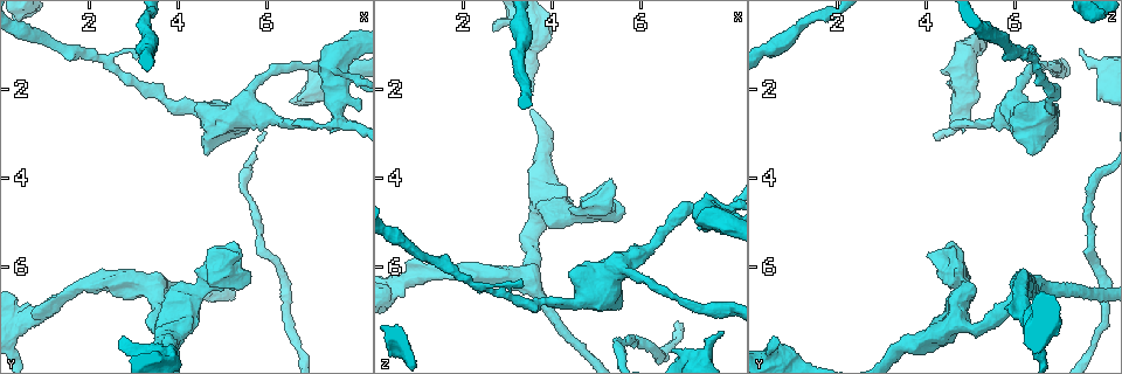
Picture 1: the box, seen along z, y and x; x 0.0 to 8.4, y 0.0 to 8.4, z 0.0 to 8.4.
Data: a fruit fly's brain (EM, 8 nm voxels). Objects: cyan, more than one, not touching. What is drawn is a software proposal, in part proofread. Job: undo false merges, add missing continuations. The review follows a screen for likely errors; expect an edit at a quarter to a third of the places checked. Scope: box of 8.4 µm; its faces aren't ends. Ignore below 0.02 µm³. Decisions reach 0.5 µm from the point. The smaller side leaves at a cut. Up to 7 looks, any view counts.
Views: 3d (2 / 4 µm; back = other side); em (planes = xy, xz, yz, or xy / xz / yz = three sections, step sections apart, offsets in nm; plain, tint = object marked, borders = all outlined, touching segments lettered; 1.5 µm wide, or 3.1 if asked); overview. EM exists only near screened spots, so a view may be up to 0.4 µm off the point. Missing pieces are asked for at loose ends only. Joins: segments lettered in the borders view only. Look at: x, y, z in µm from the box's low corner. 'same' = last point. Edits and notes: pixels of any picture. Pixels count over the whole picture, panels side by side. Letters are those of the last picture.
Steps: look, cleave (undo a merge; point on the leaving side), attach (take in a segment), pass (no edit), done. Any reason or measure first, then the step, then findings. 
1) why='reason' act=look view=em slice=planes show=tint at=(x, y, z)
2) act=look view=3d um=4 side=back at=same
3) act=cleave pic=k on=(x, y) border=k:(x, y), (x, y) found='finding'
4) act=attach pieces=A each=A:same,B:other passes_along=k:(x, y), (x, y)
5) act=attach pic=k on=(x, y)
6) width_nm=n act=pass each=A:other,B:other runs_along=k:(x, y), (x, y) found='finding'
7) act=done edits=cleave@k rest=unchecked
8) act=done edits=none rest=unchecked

why='calibre changes' act=look view=em slice=planes show=tint at=(4.65, 6.45, 4.85)

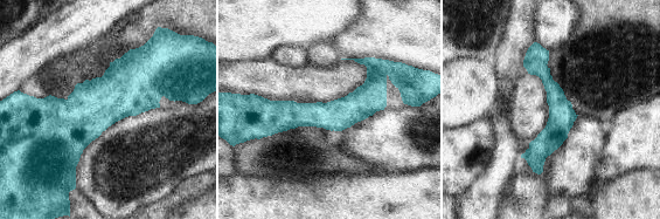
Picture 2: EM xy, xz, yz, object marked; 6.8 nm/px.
why='what lies round it' act=look view=em slice=planes show=borders at=same

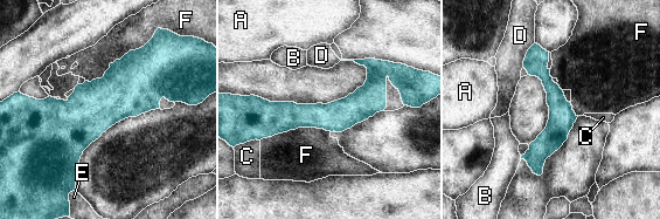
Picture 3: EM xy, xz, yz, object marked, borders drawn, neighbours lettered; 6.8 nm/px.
act=pass each=A:other,B:other,C:other,D:other,E:other,F:other border=3:(331, 131), (296, 128), (259, 139) found='continuous, no second neuron'

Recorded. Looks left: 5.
why='three-way junction' act=look view=3d um=4 at=(5.55, 2.05, 6.00)

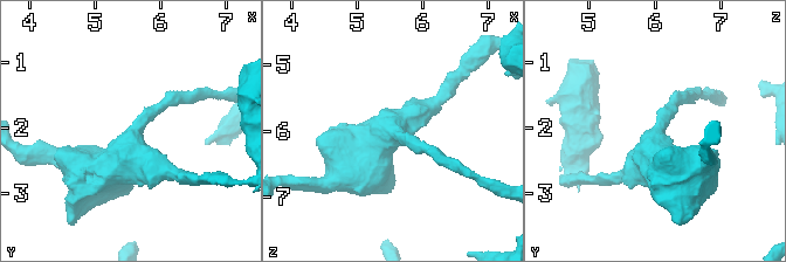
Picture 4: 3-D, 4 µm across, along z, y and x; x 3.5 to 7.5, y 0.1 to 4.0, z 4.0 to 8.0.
arms=3 arm_widths_nm=190,380,650 why='need the tissue' act=look view=em slice=yz step=8 show=borders at=(5.60, 2.05, 6.05)

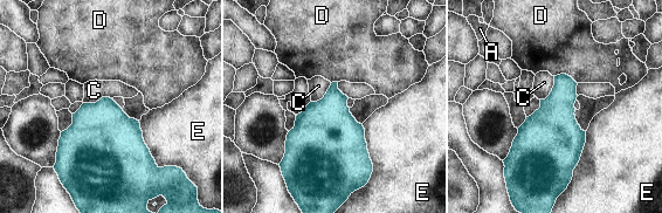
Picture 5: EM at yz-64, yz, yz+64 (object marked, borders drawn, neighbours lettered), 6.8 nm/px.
width_nm=320 act=pass each=A:other,C:other,D:other,E:other found='all the same neuron'

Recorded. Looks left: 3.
why='free end' act=look view=em slice=planes show=plain at=(7.80, 1.05, 7.45)

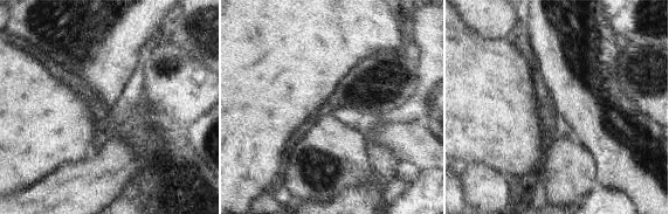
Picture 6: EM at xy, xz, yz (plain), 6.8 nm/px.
why='see the neighbours' act=look view=em slice=planes show=borders at=same

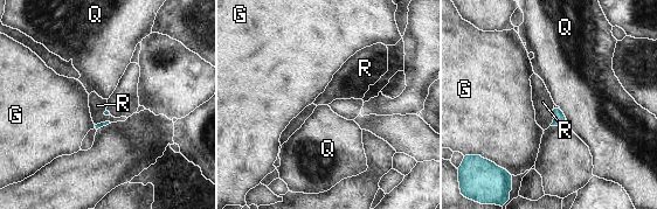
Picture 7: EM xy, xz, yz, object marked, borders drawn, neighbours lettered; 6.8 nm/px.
act=pass each=G:other,Q:other,R:other border=7:(553, 110), (553, 122), (550, 125) found='no lettered segment goes on from it'

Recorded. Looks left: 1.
act=done edits=none rest=unchecked

